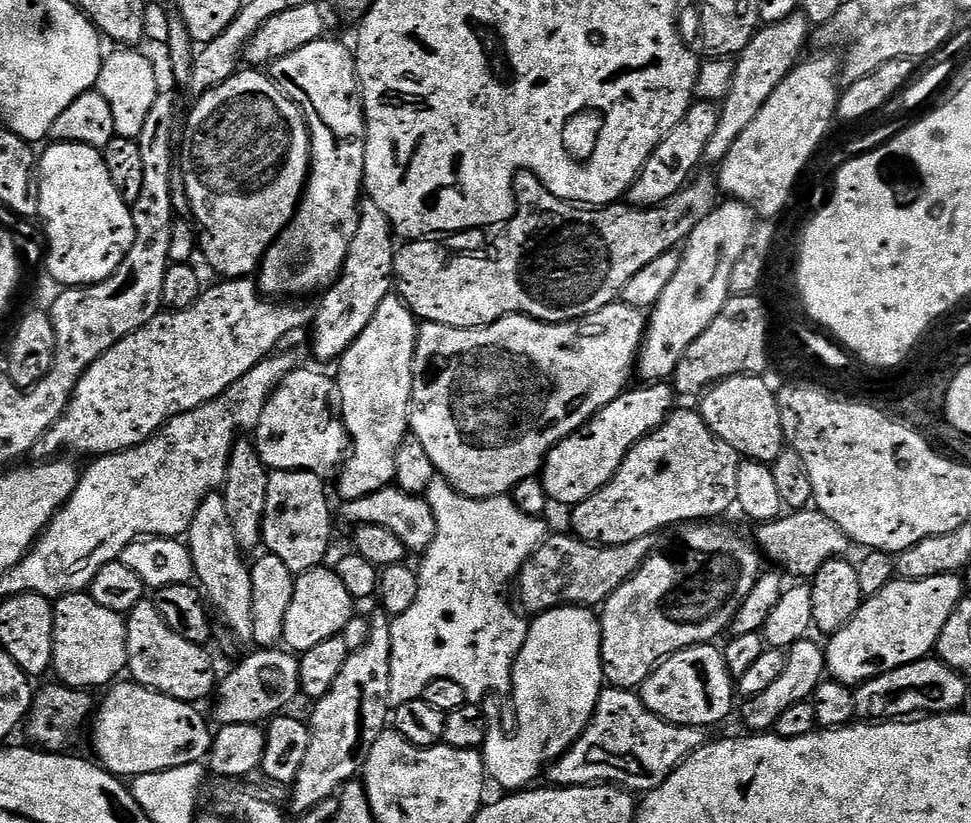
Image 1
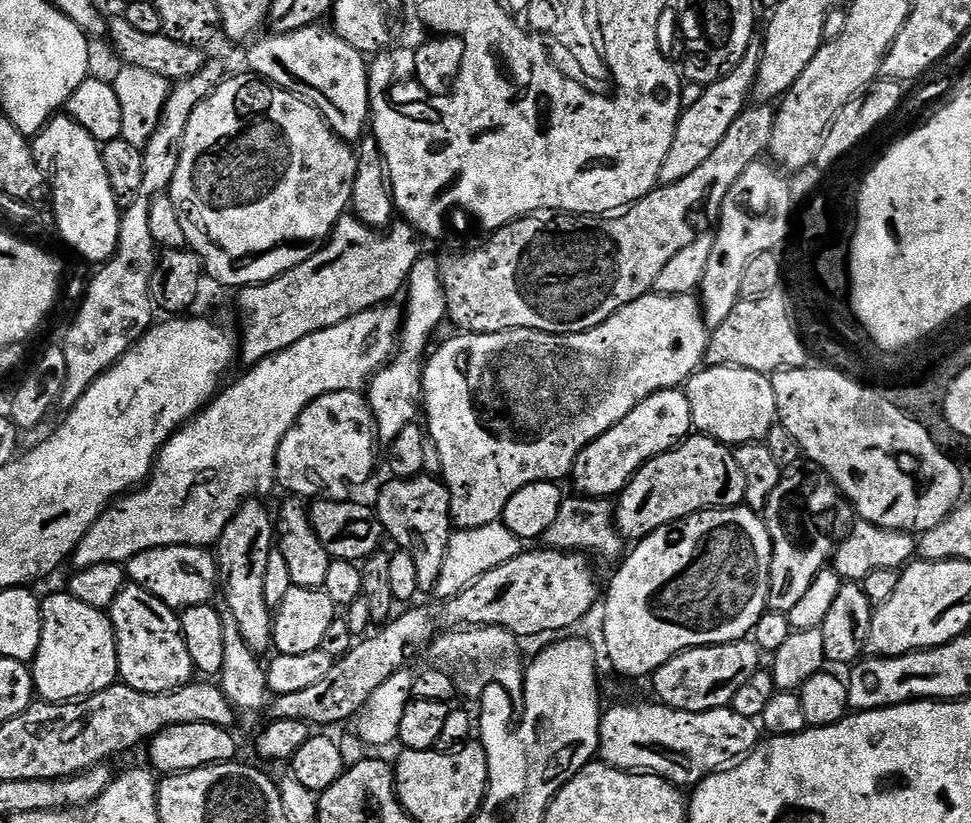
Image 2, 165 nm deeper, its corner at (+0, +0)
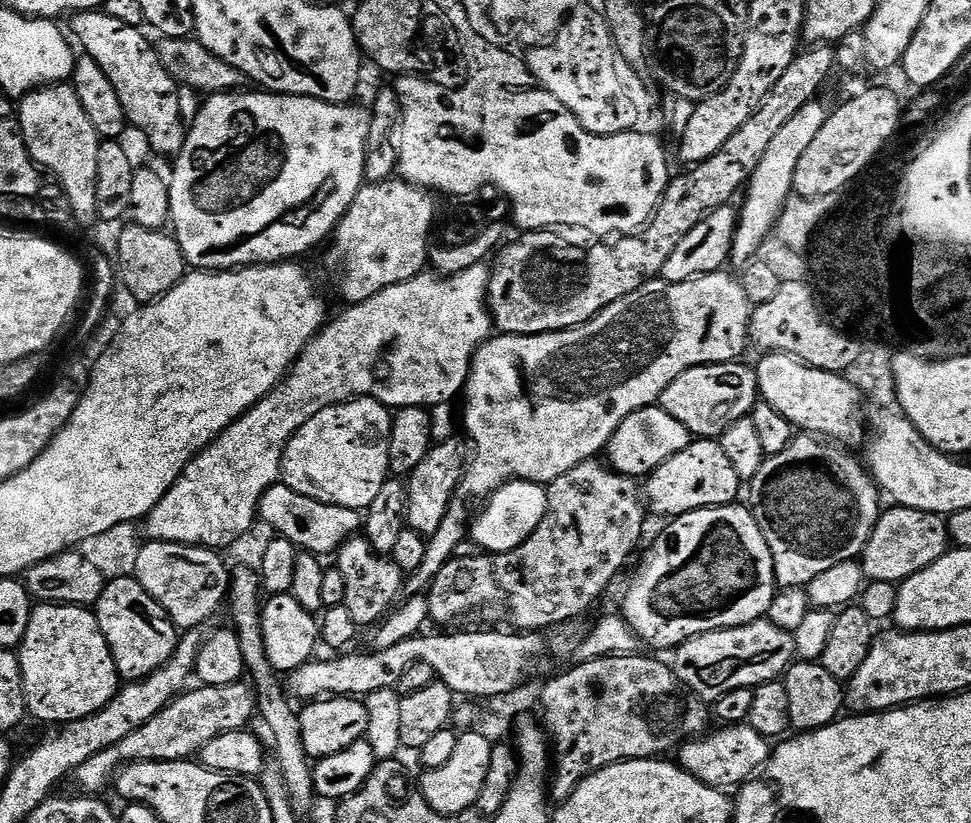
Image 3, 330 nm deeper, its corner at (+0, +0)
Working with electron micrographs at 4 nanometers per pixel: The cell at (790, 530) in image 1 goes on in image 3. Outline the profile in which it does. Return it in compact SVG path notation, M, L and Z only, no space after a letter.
M899 506L885 507L862 553L862 567L869 581L890 582L897 586L906 578L926 570L950 550L948 521L937 512L923 512Z

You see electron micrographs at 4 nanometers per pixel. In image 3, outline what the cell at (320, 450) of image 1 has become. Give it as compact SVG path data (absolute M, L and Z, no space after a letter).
M368 396L314 414L290 438L280 463L280 480L290 490L324 504L366 510L390 479L388 447L393 413Z

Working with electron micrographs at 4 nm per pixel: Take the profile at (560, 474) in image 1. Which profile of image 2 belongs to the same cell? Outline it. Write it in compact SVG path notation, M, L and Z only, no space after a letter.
M667 388L646 398L622 422L618 422L606 434L590 442L578 454L570 473L576 483L575 491L582 496L597 498L615 497L630 481L636 471L655 456L670 451L688 439L693 431L690 414L690 398L687 391Z

